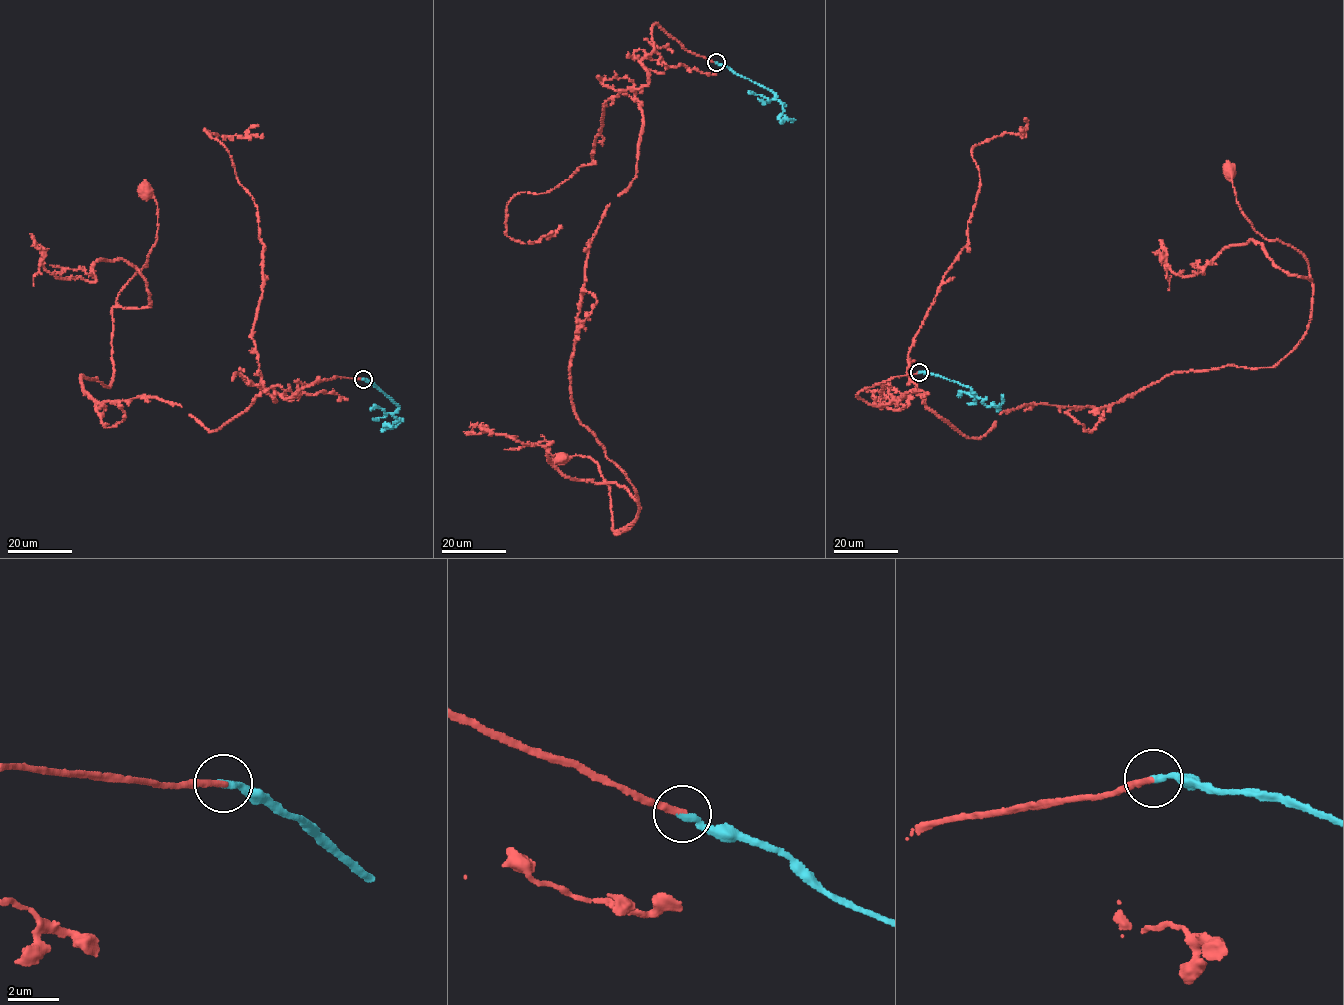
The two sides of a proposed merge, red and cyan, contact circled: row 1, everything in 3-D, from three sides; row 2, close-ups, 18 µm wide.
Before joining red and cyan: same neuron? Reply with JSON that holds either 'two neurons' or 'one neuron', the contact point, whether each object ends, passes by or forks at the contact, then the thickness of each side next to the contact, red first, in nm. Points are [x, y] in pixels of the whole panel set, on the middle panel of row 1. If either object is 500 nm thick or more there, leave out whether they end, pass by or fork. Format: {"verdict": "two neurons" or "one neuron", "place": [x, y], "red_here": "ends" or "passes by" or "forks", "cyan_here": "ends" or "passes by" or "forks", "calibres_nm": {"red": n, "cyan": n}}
{"verdict": "one neuron", "place": [716, 62], "red_here": "ends", "cyan_here": "ends", "calibres_nm": {"red": 240, "cyan": 280}}

